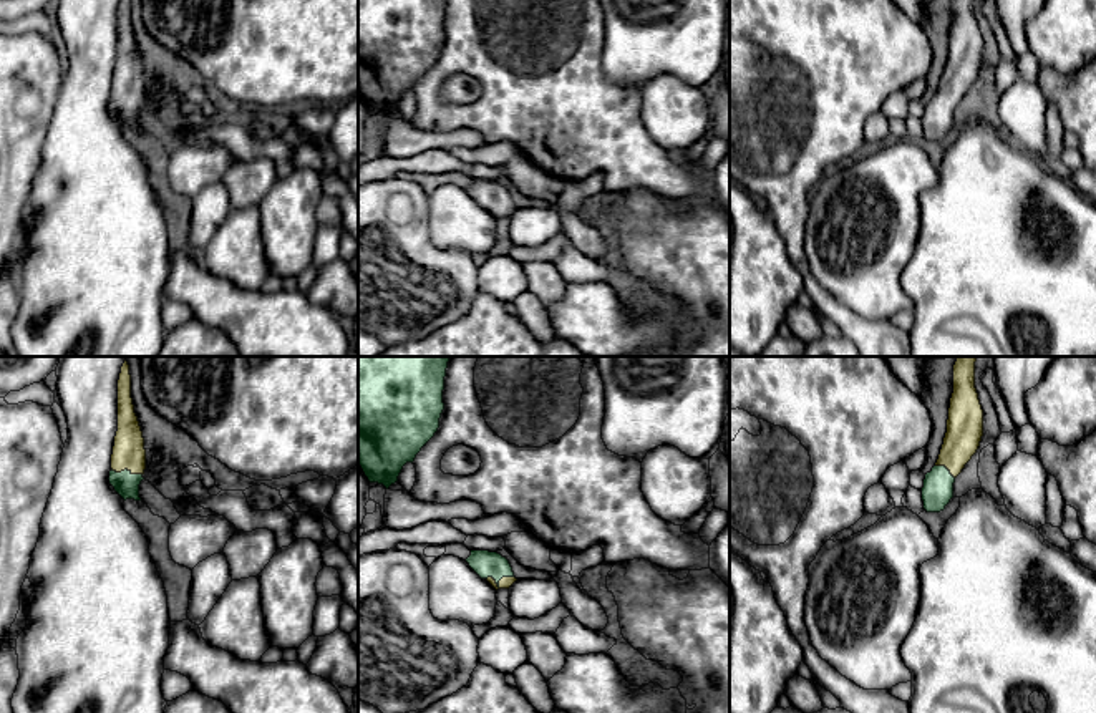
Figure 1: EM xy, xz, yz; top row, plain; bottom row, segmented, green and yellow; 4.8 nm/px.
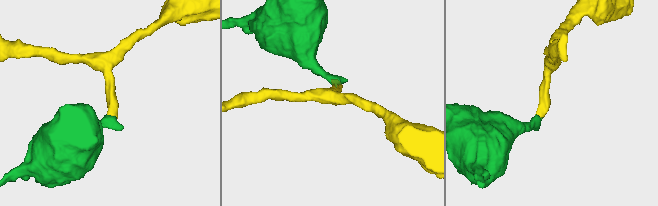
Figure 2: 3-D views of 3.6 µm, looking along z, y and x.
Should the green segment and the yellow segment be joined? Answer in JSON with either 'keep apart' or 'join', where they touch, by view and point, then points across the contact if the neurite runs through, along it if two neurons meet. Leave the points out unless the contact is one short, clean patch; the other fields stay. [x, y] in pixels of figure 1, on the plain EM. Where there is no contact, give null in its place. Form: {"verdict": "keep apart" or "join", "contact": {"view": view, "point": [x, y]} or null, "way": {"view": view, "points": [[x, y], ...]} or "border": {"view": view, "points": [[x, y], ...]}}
{"verdict": "join", "contact": {"view": "xz", "point": [499, 208]}, "way": {"view": "xz", "points": [[486, 193], [499, 208], [504, 211]]}}

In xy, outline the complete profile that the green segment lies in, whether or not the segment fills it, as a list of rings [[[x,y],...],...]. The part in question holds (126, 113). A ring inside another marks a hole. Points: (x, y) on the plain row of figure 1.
[[[121,0],[118,8],[118,60],[111,83],[109,113],[126,129],[139,126],[144,108],[146,78],[144,66],[131,27],[131,3]]]

